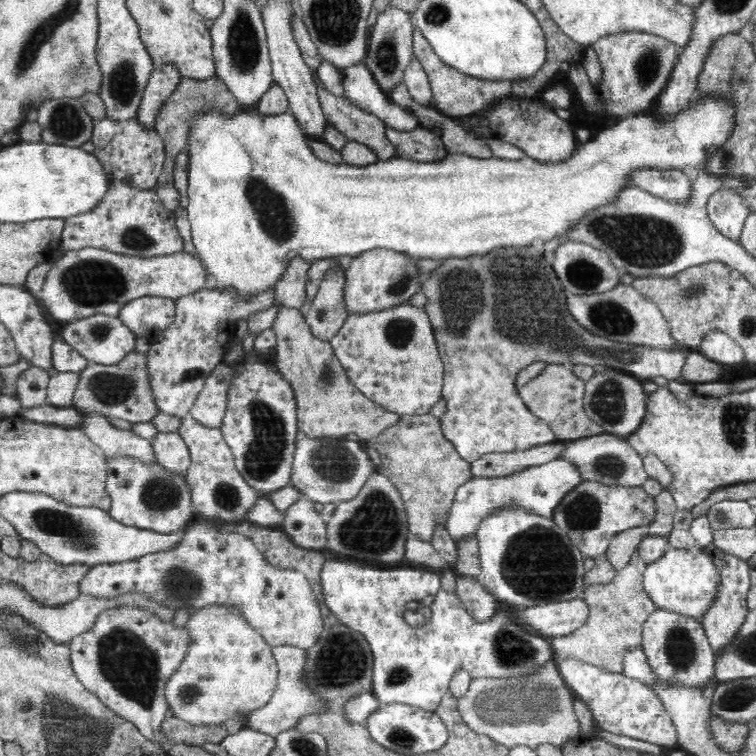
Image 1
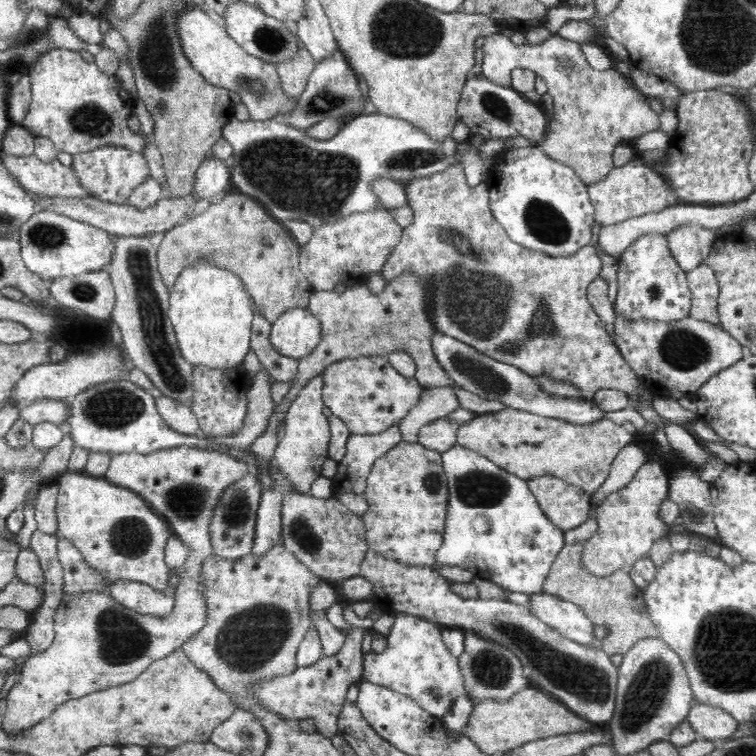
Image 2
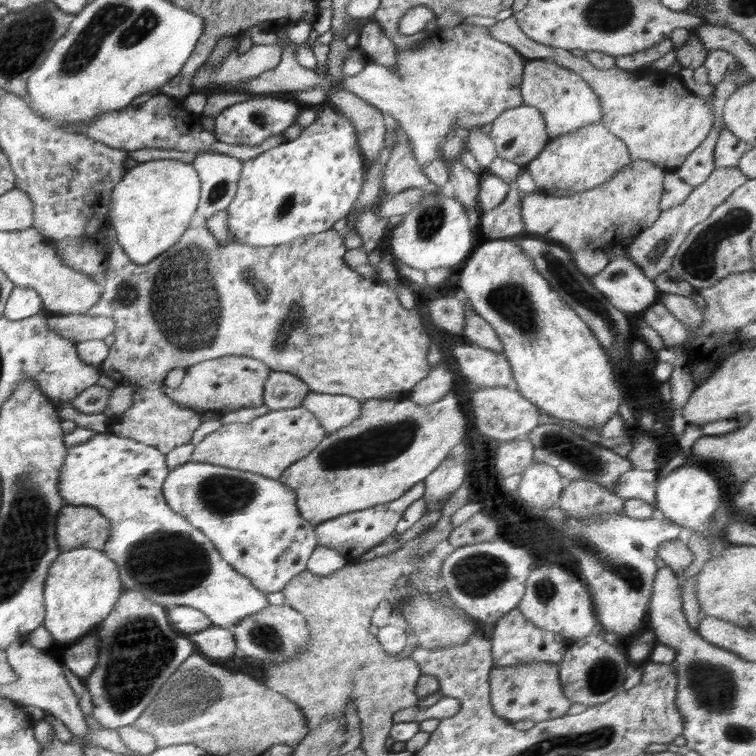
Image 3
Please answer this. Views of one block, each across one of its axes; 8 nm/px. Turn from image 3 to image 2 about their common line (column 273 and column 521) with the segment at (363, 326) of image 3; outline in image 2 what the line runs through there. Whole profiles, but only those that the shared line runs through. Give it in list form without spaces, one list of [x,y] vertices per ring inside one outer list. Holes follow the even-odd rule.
[[[454,158],[454,164],[450,168],[446,168],[446,170],[442,170],[442,173],[432,174],[428,177],[418,177],[416,180],[410,180],[405,183],[406,197],[408,199],[407,204],[413,210],[413,221],[410,223],[410,226],[407,226],[403,230],[401,241],[392,250],[392,254],[386,260],[386,264],[382,266],[380,273],[385,278],[385,282],[392,282],[402,272],[413,272],[413,274],[421,276],[421,280],[429,286],[430,319],[436,331],[456,340],[461,340],[478,350],[478,352],[494,360],[518,367],[532,378],[544,376],[552,379],[552,381],[568,381],[574,387],[578,387],[586,401],[594,401],[594,394],[598,390],[608,388],[626,393],[628,399],[632,402],[632,406],[634,406],[634,400],[639,396],[643,387],[646,387],[649,392],[650,389],[646,384],[643,384],[641,378],[636,375],[632,367],[626,362],[626,359],[624,359],[622,353],[619,351],[618,345],[615,343],[615,339],[606,331],[606,326],[600,321],[600,318],[596,315],[594,309],[592,309],[590,302],[586,299],[586,288],[588,288],[588,284],[596,280],[599,277],[600,270],[602,270],[602,262],[596,253],[596,248],[592,244],[586,244],[586,246],[582,246],[572,256],[556,256],[554,258],[542,252],[536,252],[535,250],[527,249],[525,246],[519,245],[508,236],[508,233],[502,228],[502,225],[494,218],[490,210],[489,190],[487,186],[471,188],[466,183],[464,174],[465,171],[462,168],[461,162],[457,158]]]

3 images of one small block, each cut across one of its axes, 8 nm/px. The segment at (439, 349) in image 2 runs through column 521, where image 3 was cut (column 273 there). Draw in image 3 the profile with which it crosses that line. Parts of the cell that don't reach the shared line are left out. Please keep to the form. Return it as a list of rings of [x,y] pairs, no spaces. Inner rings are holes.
[[[271,370],[263,389],[263,405],[269,411],[301,407],[311,391],[300,377],[284,371]]]

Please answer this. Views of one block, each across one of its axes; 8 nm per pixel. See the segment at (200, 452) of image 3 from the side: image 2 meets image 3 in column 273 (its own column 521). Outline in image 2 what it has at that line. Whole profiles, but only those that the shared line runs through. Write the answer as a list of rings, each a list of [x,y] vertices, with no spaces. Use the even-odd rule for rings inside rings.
[[[510,408],[496,413],[478,414],[471,422],[460,425],[457,432],[458,445],[488,458],[491,462],[518,476],[518,478],[523,478],[526,481],[528,478],[545,475],[554,476],[568,484],[577,486],[589,496],[602,486],[602,483],[608,477],[613,461],[622,448],[635,442],[637,442],[636,436],[627,432],[622,425],[618,425],[608,418],[601,419],[595,424],[574,425],[558,419],[550,419]]]

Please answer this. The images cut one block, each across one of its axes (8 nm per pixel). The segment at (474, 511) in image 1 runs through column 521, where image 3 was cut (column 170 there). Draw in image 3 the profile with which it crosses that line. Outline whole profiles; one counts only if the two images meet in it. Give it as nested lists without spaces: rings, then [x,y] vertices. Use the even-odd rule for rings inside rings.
[[[186,462],[186,465],[178,466],[175,470],[169,470],[168,477],[165,478],[162,486],[162,494],[166,499],[168,506],[176,513],[181,514],[192,526],[198,528],[212,544],[218,549],[222,558],[229,562],[240,574],[248,577],[250,582],[262,592],[272,593],[280,592],[292,578],[300,574],[302,570],[306,570],[306,564],[310,554],[316,548],[317,537],[315,534],[315,526],[302,518],[298,505],[296,505],[296,491],[280,483],[278,479],[264,477],[262,474],[253,474],[252,472],[245,472],[244,470],[237,470],[236,468],[227,468],[226,466],[216,466],[206,462]]]

